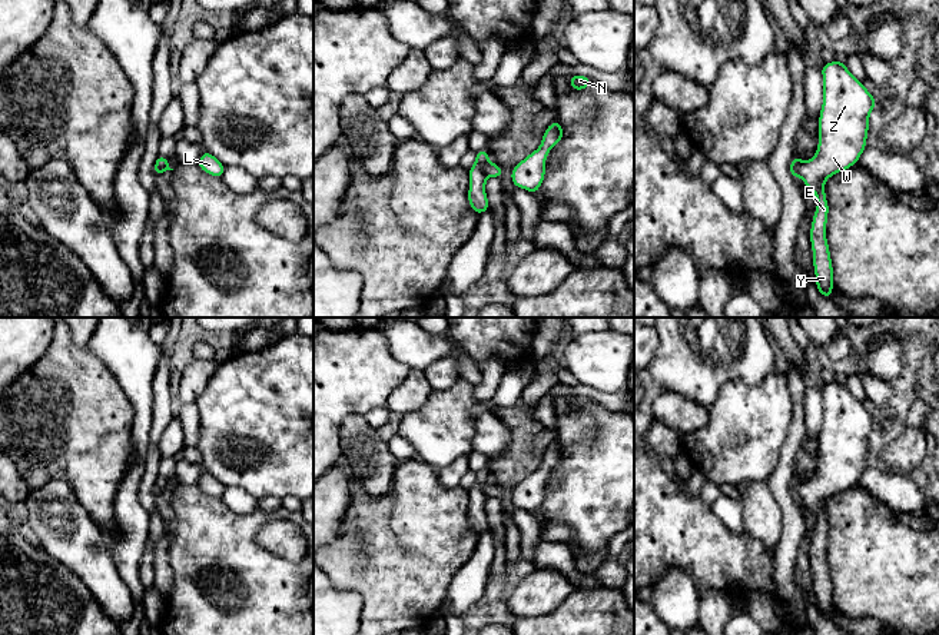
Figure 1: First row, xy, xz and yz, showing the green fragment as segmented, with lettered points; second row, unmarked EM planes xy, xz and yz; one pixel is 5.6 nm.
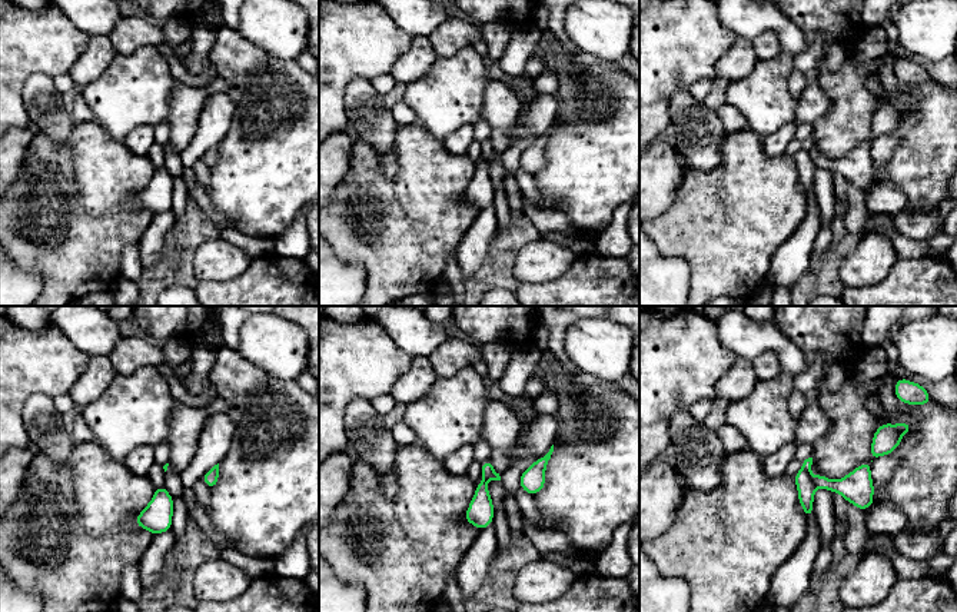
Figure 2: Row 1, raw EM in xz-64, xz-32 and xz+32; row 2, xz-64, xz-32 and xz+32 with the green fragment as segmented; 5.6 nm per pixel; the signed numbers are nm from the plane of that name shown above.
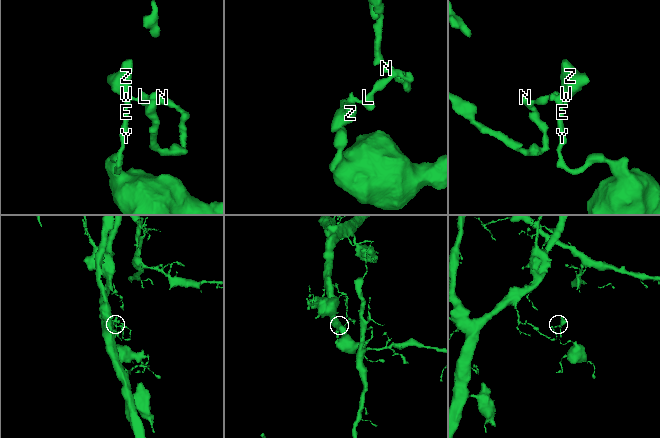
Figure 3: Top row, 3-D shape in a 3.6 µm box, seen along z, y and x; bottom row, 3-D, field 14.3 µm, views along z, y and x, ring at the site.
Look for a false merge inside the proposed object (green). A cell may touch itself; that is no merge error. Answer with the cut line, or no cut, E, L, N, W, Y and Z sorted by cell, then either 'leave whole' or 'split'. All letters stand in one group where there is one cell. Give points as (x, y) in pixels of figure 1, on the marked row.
xz (475, 160), (487, 175) | E W Y Z / L N | split

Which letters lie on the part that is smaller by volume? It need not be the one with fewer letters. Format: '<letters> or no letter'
E, W, Y, Z

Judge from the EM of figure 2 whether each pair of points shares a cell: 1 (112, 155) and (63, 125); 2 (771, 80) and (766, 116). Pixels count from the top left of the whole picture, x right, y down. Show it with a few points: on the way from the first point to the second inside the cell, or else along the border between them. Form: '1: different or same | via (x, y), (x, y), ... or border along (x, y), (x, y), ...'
1: different | border along (76, 122), (65, 140), (52, 140), (39, 132)
2: same | via (766, 89), (766, 107)

